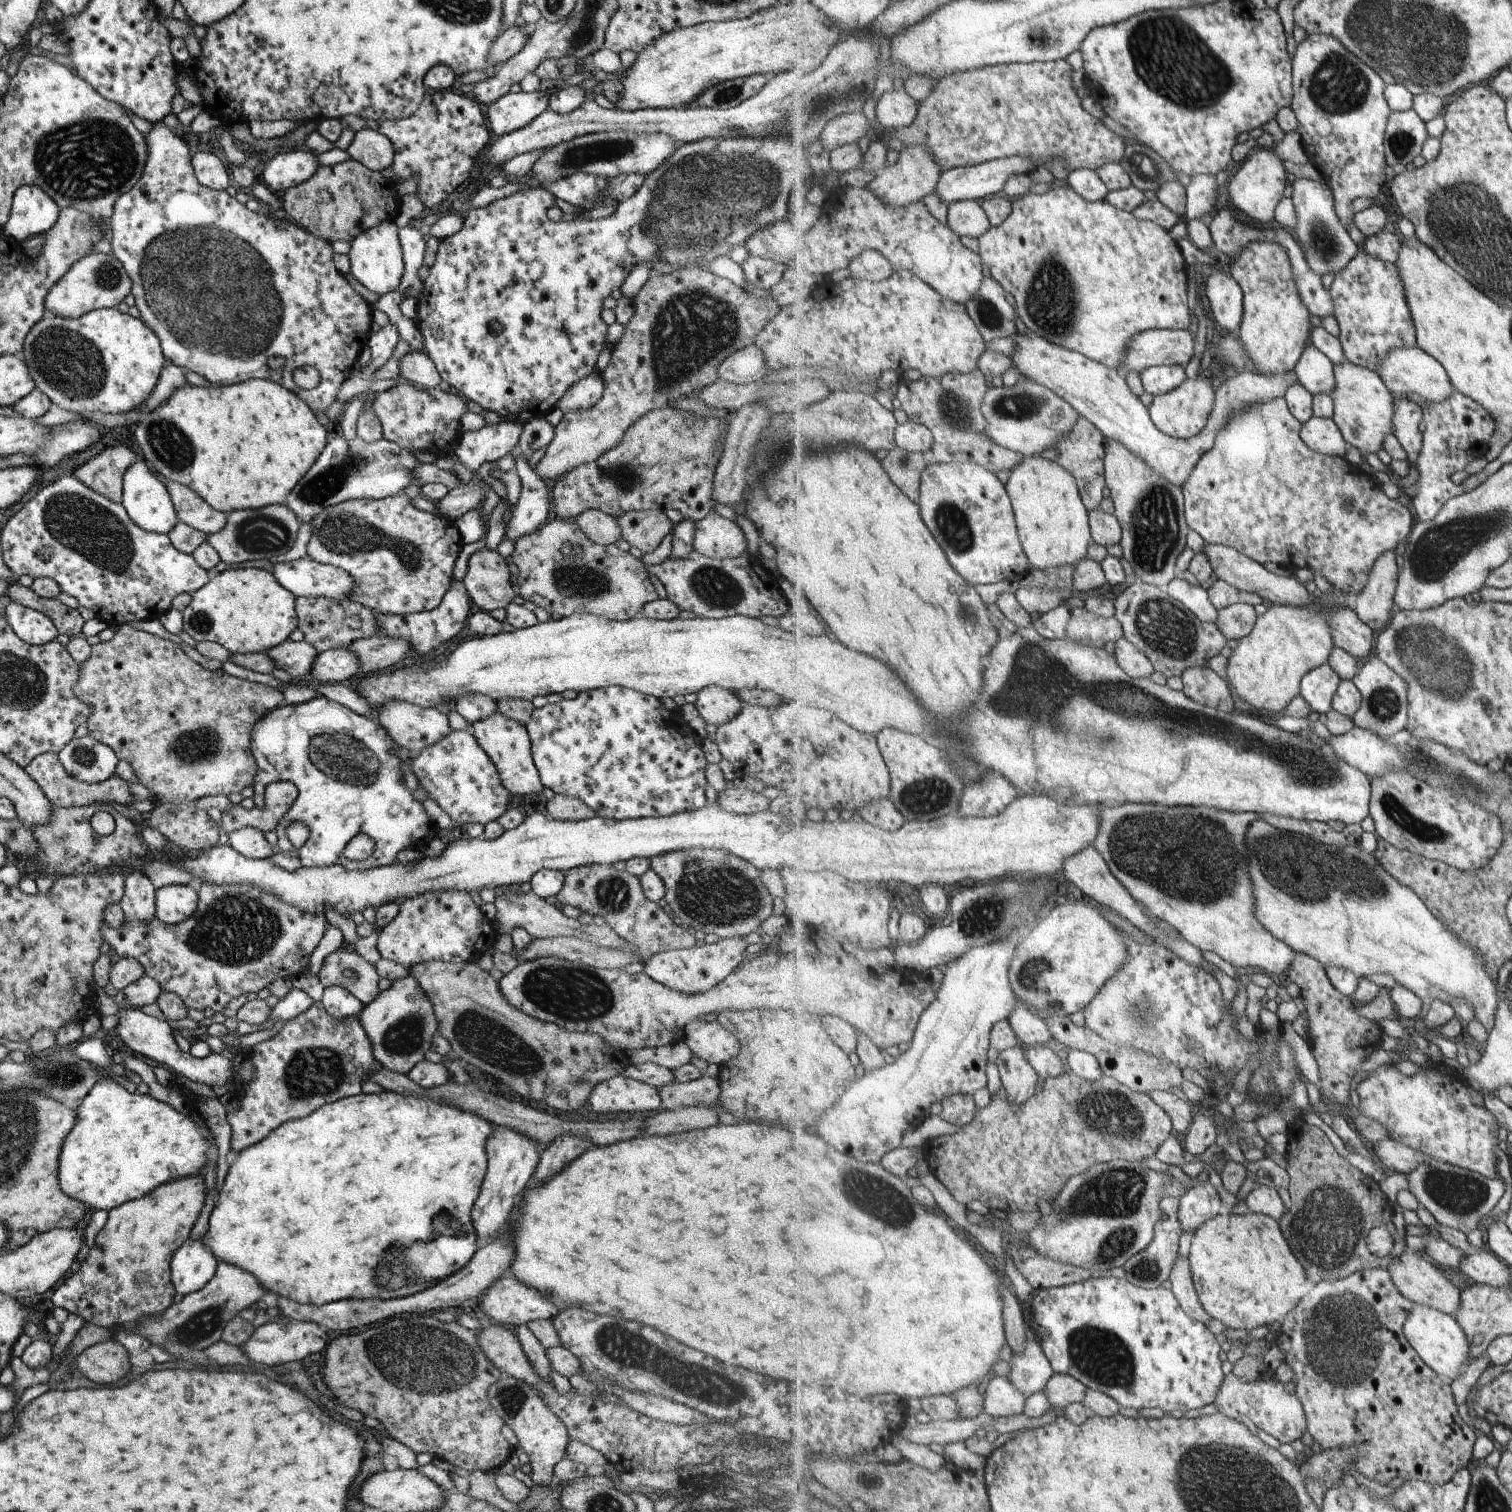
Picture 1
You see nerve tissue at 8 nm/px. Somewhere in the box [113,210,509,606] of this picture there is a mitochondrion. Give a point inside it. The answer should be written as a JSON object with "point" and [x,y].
{"point":[212,289]}

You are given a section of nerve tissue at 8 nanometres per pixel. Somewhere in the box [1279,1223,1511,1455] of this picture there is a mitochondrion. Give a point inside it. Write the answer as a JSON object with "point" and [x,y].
{"point":[1342,1335]}

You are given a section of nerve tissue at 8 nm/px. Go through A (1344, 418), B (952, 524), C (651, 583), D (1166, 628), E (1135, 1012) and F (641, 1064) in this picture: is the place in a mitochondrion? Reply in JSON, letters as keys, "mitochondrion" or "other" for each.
{"A":"other","B":"mitochondrion","C":"other","D":"mitochondrion","E":"mitochondrion","F":"other"}

